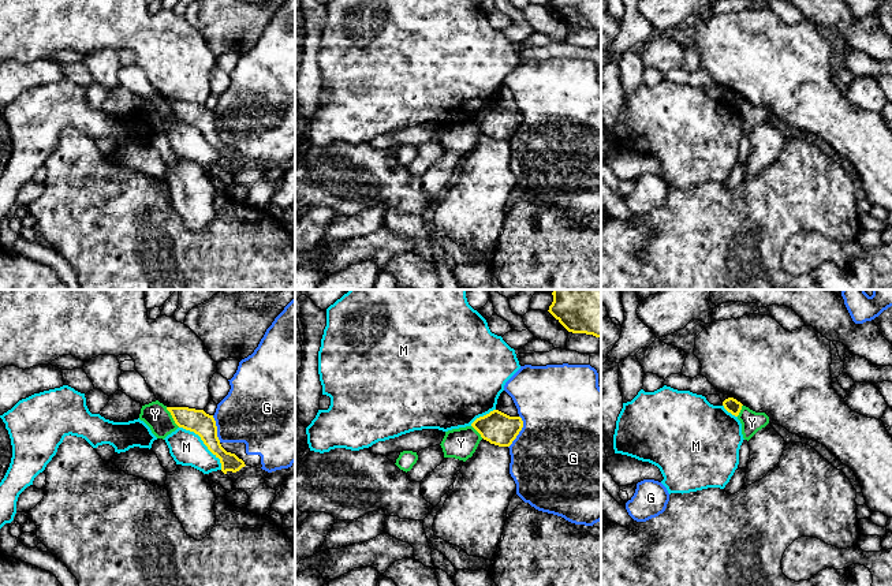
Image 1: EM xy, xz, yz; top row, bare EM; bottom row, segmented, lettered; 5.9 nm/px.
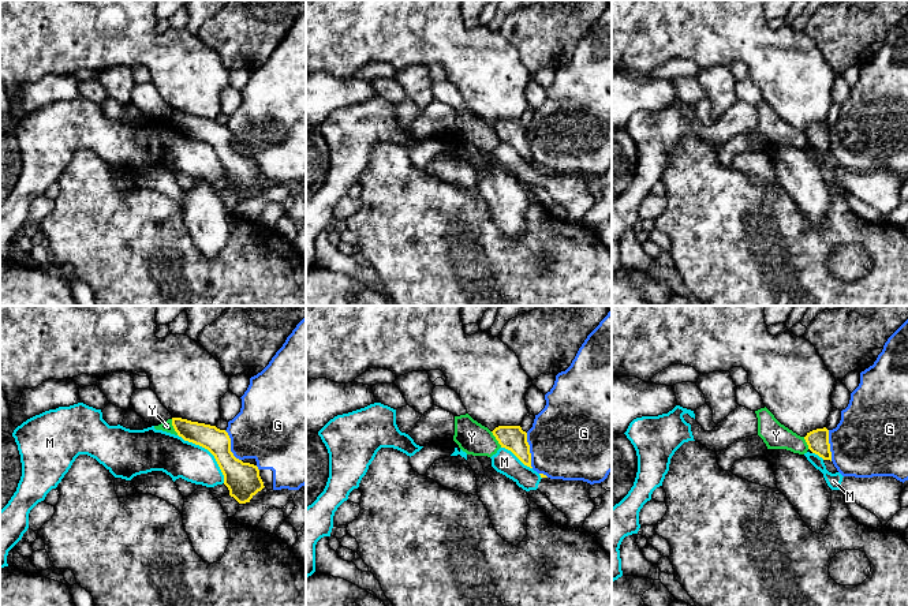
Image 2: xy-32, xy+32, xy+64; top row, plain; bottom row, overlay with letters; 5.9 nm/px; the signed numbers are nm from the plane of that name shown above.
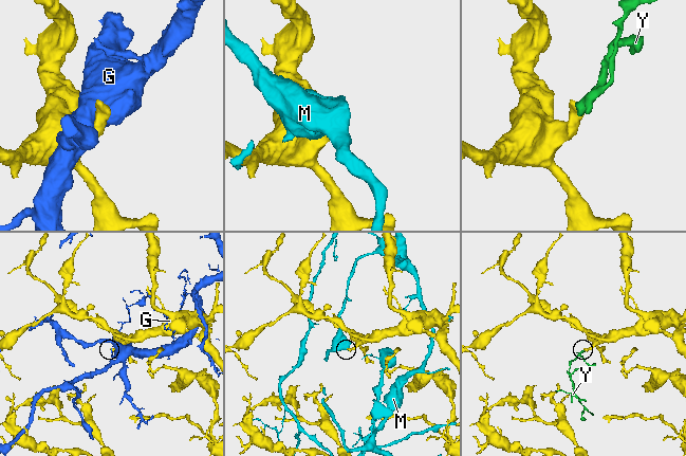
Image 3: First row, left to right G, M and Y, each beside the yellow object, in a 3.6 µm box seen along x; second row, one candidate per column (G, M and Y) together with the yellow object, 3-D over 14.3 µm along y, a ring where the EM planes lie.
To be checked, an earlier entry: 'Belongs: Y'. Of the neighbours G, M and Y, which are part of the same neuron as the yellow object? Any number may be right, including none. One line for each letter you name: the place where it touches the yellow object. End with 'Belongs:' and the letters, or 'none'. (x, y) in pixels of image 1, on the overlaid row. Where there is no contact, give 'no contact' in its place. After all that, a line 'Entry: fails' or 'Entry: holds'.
Belongs: none
Entry: fails

